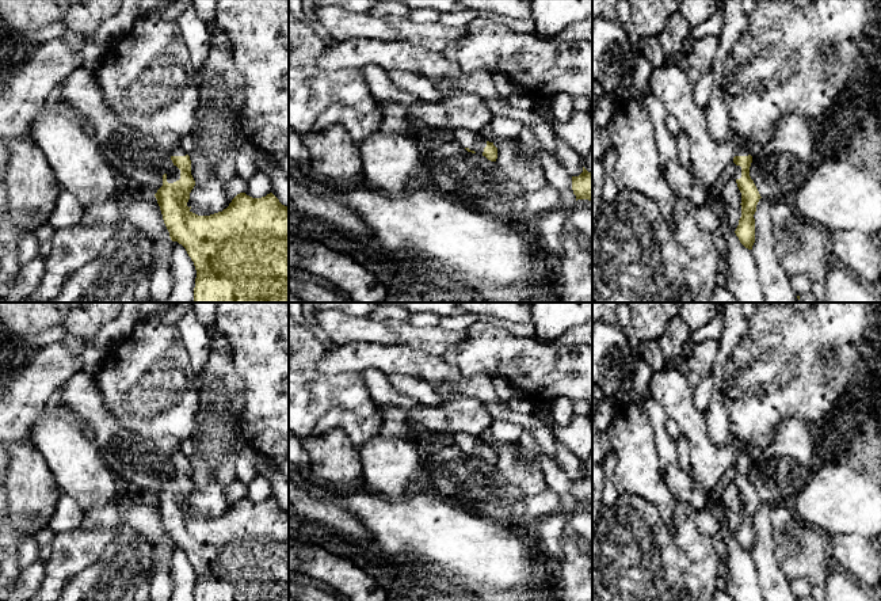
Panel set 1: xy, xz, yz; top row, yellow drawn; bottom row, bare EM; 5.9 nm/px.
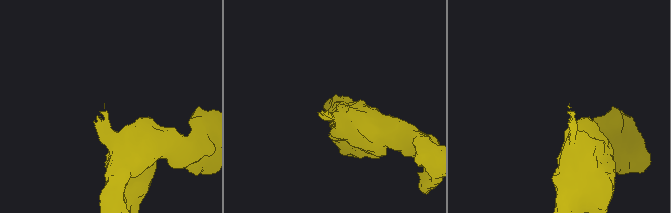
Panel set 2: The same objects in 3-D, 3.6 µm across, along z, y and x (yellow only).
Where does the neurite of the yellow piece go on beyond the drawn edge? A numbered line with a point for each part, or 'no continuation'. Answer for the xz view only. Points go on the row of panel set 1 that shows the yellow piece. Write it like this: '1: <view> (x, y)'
1: xz (475, 141)

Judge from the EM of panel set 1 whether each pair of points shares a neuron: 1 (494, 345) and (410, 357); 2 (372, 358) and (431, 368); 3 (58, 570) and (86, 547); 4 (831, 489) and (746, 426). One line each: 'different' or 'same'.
1: different
2: same
3: same
4: different

